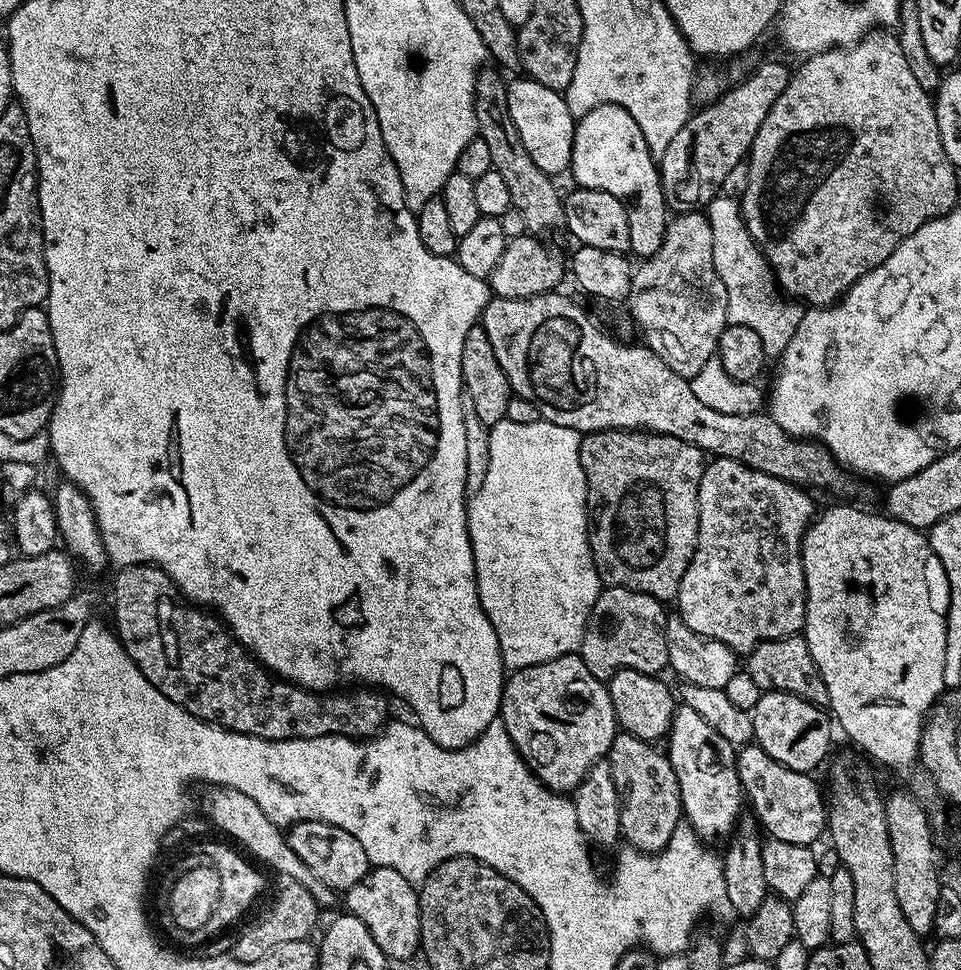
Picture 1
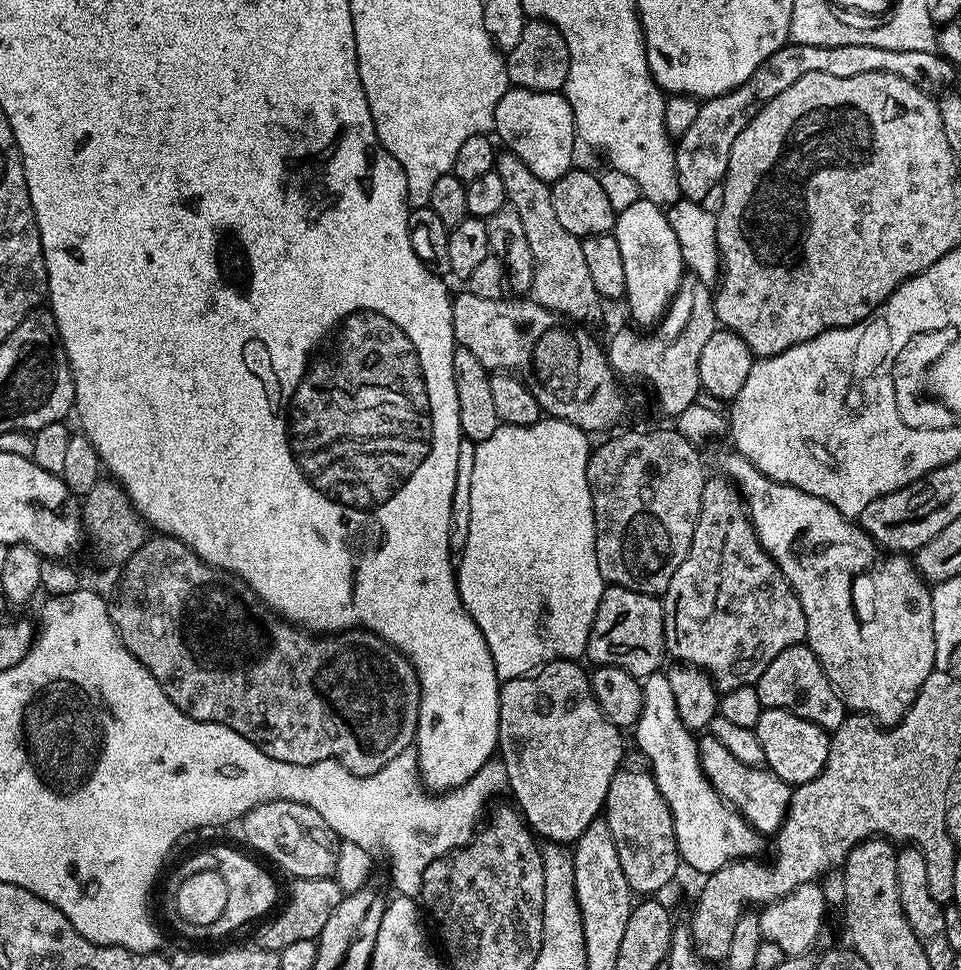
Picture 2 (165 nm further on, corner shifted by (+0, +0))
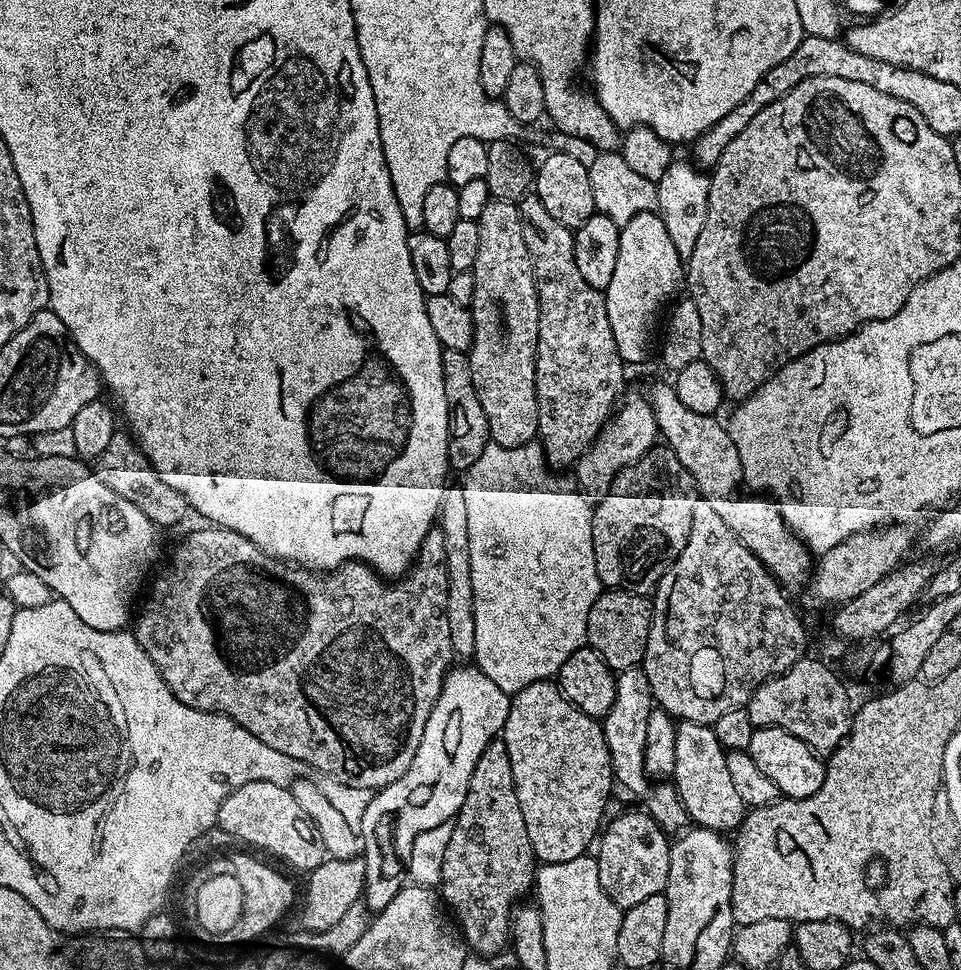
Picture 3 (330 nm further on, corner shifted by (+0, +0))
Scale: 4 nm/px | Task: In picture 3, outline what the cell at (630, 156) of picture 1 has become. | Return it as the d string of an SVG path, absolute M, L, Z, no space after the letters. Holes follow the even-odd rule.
M659 211L635 214L621 227L614 278L610 278L610 286L603 289L603 293L606 314L610 314L610 330L614 330L614 346L618 346L618 354L625 365L640 364L647 358L652 339L655 336L657 339L662 317L681 295L685 280L685 261L678 250L674 250L670 230L666 230L666 222Z

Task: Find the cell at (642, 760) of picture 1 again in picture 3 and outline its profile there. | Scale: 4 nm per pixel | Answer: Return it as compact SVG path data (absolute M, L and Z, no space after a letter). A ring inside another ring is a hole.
M639 811L624 812L613 820L611 817L599 833L598 847L594 852L602 890L623 910L638 906L638 902L645 898L661 895L670 874L672 846L669 833L660 828L647 811Z

